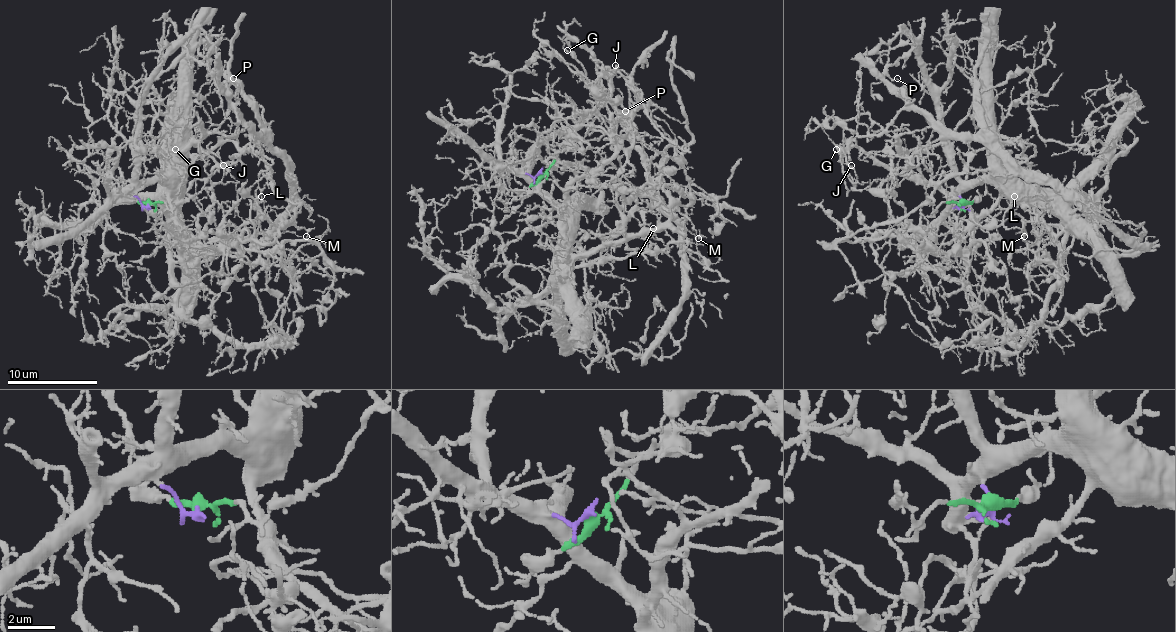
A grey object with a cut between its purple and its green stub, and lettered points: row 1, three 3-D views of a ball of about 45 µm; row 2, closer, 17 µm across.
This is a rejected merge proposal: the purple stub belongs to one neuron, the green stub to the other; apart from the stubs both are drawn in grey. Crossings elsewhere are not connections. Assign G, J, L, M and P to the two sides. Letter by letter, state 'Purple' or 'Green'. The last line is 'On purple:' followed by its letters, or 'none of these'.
G: Purple
J: Green
L: Purple
M: Purple
P: Green
On purple: G, L, M

